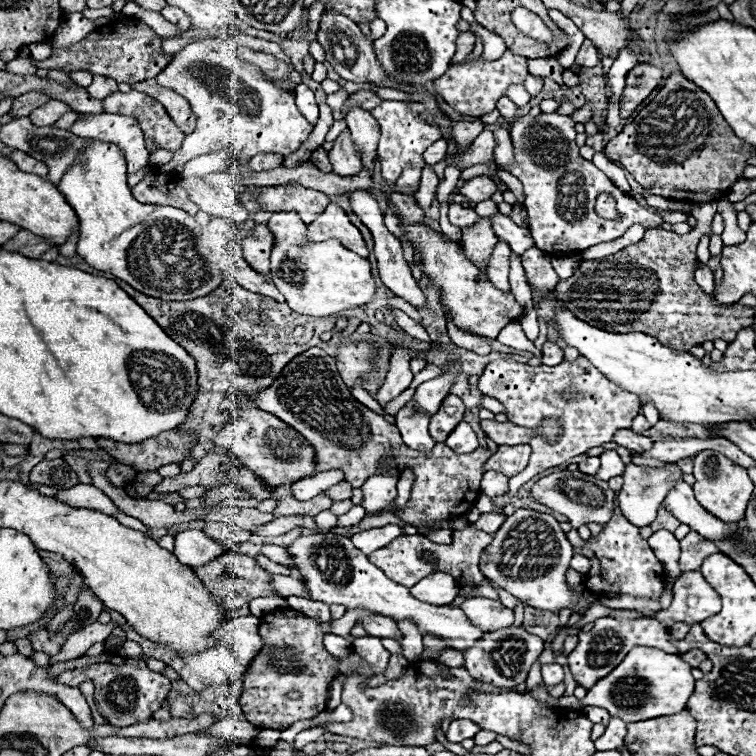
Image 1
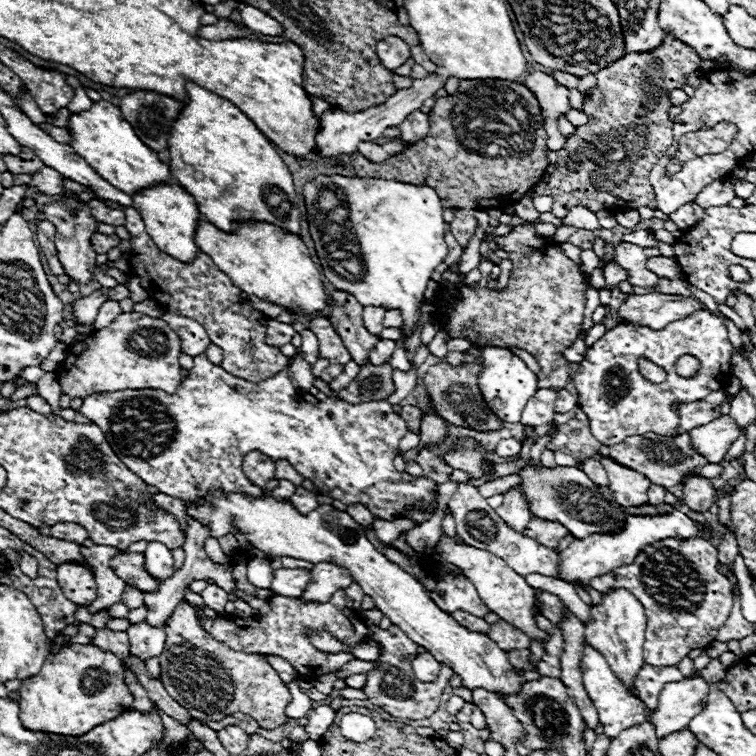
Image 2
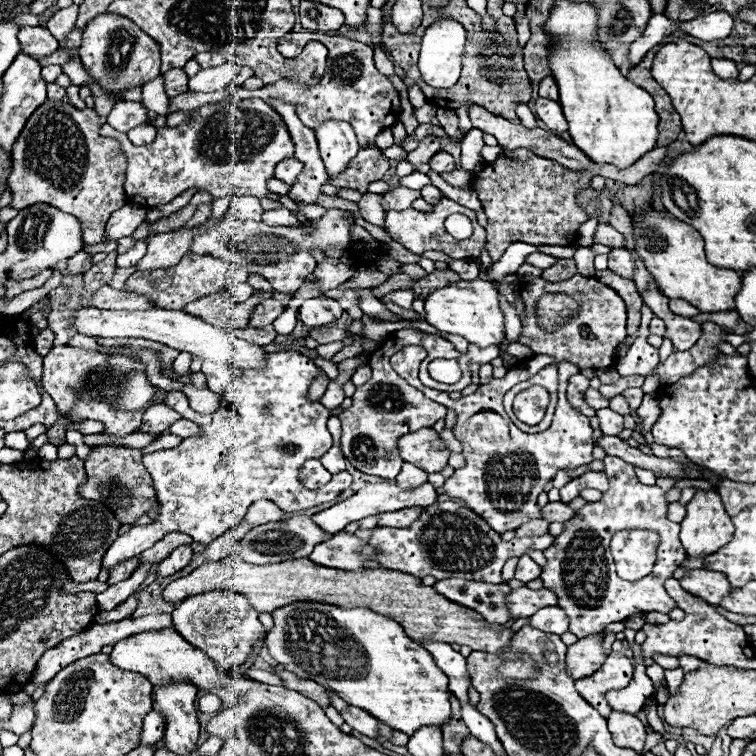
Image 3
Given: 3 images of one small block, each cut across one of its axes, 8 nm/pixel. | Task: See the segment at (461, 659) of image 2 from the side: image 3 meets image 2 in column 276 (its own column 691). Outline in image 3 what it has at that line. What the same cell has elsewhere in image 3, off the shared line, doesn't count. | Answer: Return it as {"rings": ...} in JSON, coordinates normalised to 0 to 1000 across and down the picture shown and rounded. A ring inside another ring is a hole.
{"rings":[[[923,648],[918,653],[918,659],[907,667],[907,675],[910,675],[907,685],[899,690],[899,696],[902,696],[899,714],[902,714],[902,722],[907,725],[910,735],[934,738],[934,735],[950,730],[955,722],[960,722],[968,714],[971,696],[966,690],[966,683],[960,683],[955,661],[952,661],[952,656],[947,651]]]}

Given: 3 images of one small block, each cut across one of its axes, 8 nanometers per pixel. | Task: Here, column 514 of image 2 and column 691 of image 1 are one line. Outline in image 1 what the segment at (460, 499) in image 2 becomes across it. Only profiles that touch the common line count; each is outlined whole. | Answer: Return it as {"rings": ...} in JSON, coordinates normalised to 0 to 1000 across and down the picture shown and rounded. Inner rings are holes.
{"rings":[[[913,704],[907,712],[899,714],[899,725],[902,725],[902,735],[899,735],[899,751],[905,757],[913,754],[926,754],[929,741],[944,730],[950,730],[947,720],[929,712],[921,704]]]}

